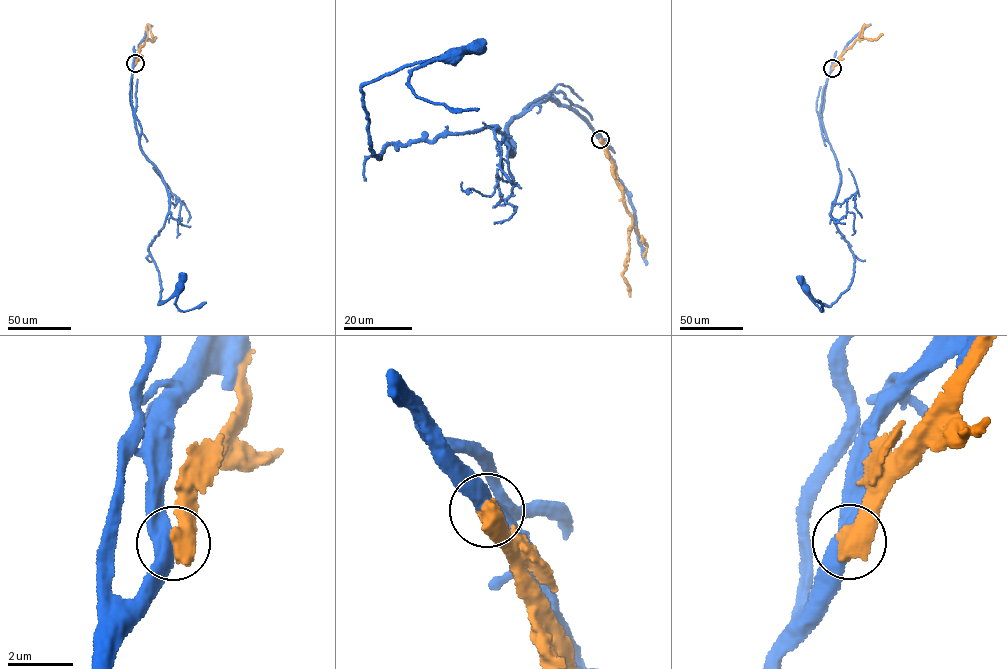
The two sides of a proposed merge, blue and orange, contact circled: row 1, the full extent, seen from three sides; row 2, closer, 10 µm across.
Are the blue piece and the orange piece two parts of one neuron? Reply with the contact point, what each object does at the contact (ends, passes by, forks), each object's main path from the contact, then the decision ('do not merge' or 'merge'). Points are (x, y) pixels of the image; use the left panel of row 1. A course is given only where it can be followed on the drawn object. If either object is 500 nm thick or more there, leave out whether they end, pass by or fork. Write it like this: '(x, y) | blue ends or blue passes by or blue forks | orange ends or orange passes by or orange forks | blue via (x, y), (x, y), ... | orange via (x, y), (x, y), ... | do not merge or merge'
(135, 63) | blue via (135, 63), (130, 101), (139, 144), (169, 198), (164, 224), (148, 247), (160, 281), (158, 304), (181, 284) | orange via (135, 63), (139, 49), (147, 38), (148, 24), (152, 37) | do not merge

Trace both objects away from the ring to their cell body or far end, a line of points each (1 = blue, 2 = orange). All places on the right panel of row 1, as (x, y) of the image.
1: (832, 68), (821, 114), (841, 176), (831, 217), (852, 254), (854, 272), (830, 306), (806, 286)
2: (832, 68), (858, 38), (864, 24), (860, 37)

